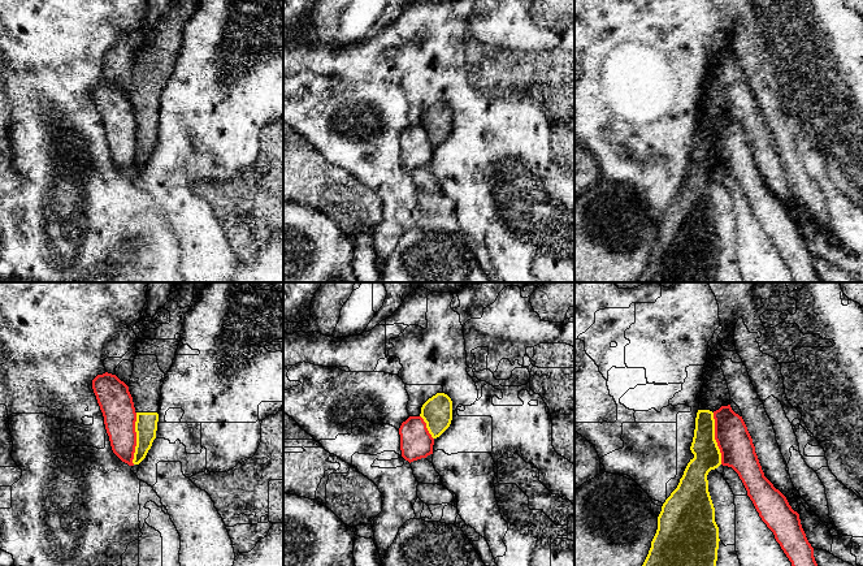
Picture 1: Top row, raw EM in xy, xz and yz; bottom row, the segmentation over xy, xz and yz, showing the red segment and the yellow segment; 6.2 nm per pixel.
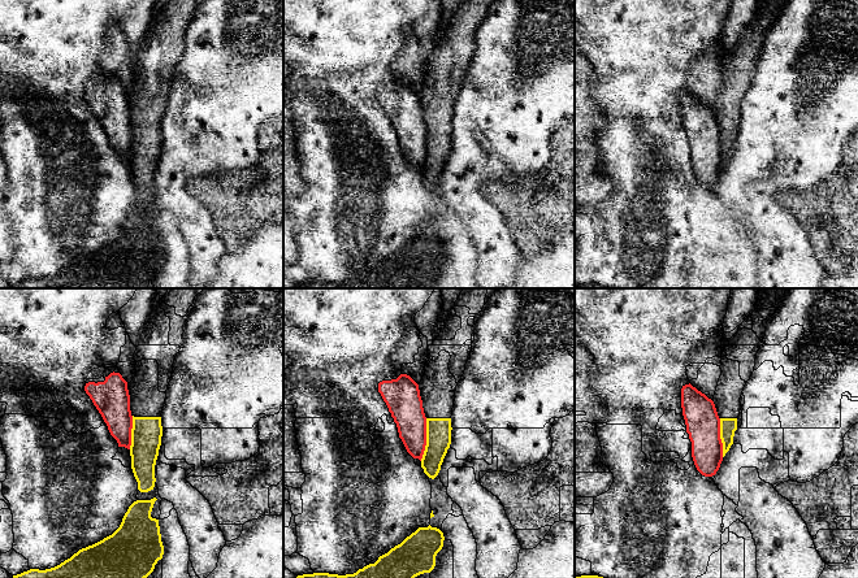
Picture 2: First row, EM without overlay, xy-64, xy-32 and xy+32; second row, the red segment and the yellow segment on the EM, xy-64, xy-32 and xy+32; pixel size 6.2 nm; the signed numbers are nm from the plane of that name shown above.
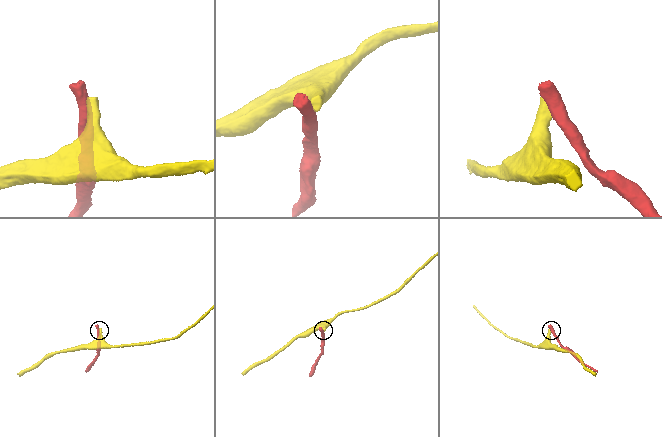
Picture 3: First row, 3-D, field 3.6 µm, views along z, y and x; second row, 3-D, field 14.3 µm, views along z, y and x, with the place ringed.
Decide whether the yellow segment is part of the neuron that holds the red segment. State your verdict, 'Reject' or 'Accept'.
Reject

